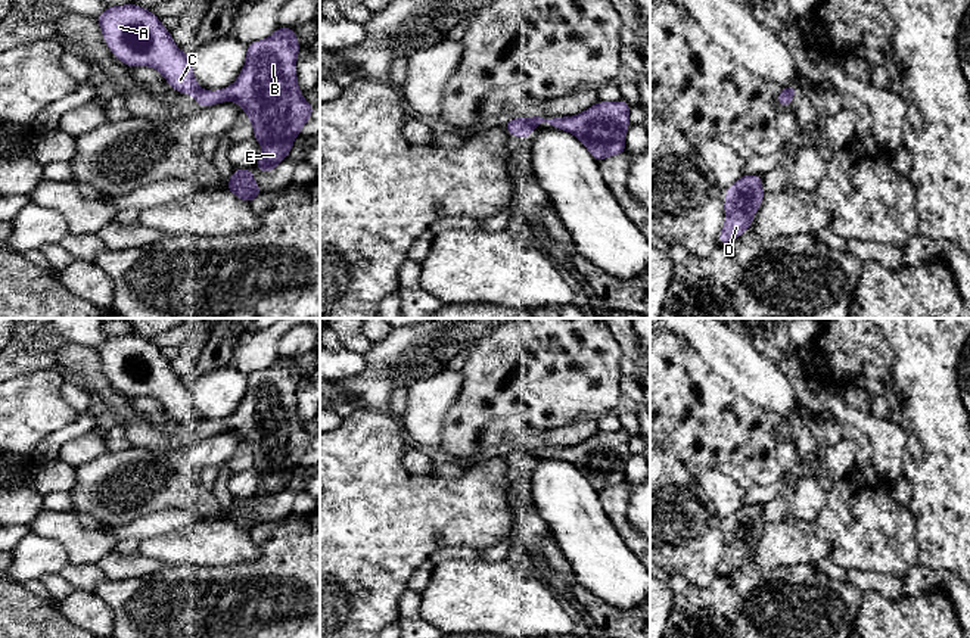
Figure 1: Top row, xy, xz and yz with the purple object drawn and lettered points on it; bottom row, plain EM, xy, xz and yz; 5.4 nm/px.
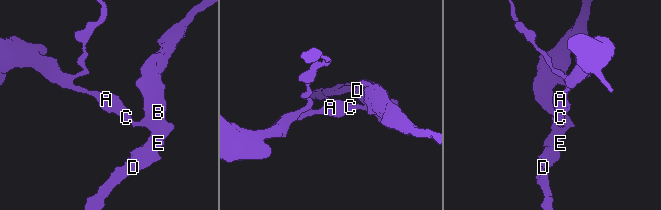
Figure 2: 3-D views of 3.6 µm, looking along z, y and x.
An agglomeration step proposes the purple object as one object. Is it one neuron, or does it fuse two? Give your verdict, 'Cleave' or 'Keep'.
Cleave

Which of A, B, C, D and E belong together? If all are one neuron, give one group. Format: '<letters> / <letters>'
A C / B D E

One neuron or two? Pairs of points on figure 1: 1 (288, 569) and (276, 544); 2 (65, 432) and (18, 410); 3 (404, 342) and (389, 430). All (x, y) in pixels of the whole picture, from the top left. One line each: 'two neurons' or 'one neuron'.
1: one neuron
2: two neurons
3: two neurons

